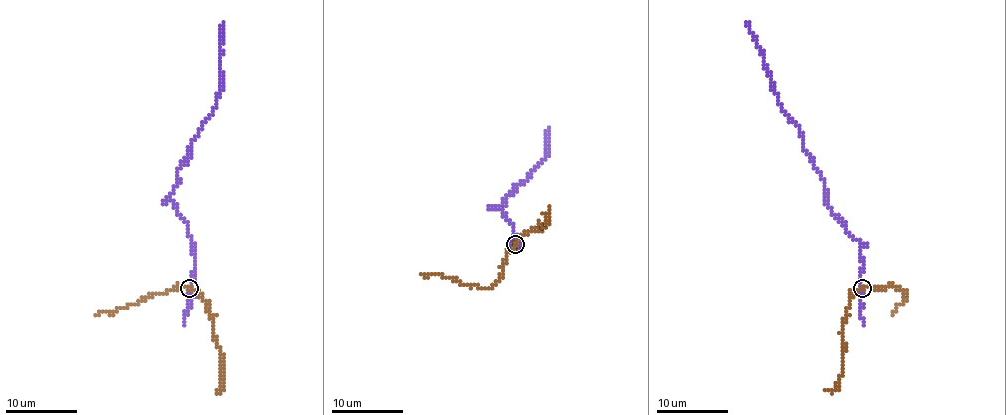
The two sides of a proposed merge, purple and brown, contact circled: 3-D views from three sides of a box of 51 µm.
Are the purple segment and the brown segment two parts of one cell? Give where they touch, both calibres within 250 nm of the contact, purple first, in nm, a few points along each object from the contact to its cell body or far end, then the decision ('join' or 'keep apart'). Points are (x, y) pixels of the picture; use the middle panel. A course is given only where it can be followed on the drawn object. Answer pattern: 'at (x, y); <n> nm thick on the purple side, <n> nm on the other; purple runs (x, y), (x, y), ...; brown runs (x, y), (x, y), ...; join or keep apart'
at (515, 244); 280 nm thick on the purple side, 200 nm on the other; purple runs (514, 242), (521, 244), (512, 225), (496, 209), (546, 157), (546, 130), (550, 128); brown runs (514, 244), (539, 223), (548, 223), (550, 207); keep apart

